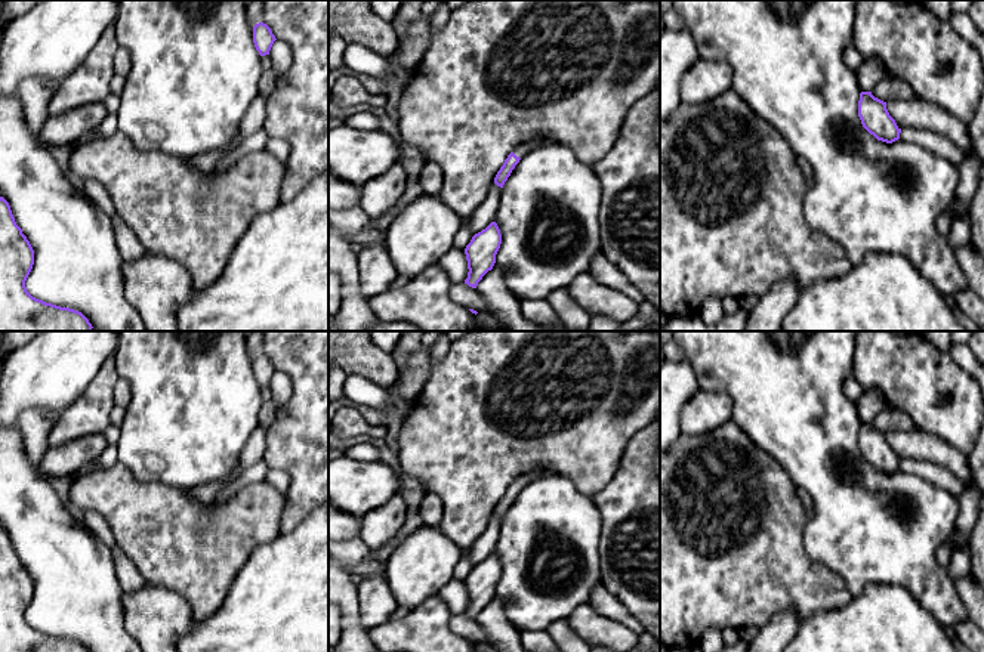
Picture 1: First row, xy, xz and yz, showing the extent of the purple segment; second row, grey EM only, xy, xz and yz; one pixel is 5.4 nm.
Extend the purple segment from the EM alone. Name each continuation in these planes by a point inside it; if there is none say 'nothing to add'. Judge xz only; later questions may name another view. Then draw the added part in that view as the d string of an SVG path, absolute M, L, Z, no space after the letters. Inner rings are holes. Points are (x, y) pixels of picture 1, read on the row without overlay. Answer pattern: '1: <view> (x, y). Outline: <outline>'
1: xz (521, 481). Outline: M543 469L533 470L531 473L524 473L513 479L513 485L522 489L528 482L542 478L546 472Z

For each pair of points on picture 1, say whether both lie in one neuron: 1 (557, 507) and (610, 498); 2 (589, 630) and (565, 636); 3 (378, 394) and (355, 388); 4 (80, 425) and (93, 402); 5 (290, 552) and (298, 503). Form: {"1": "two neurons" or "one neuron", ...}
{"1": "two neurons", "2": "two neurons", "3": "one neuron", "4": "one neuron", "5": "two neurons"}

